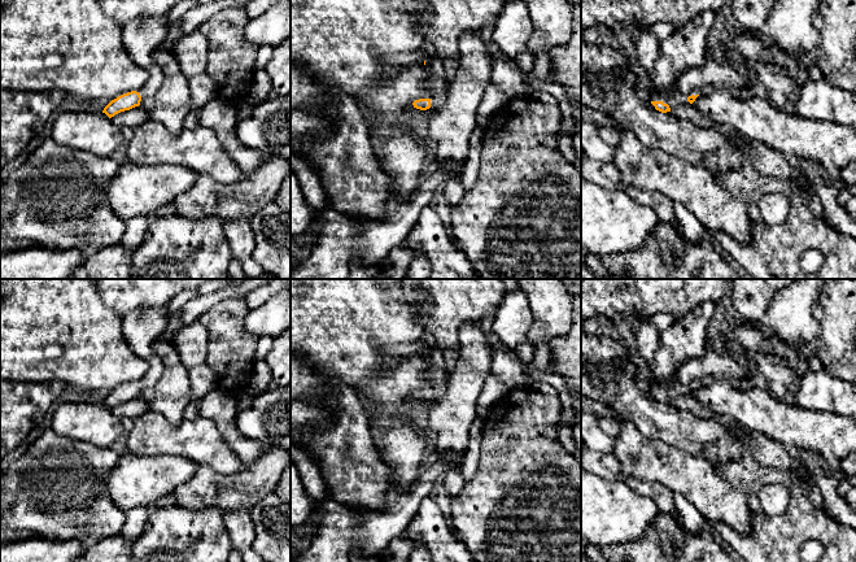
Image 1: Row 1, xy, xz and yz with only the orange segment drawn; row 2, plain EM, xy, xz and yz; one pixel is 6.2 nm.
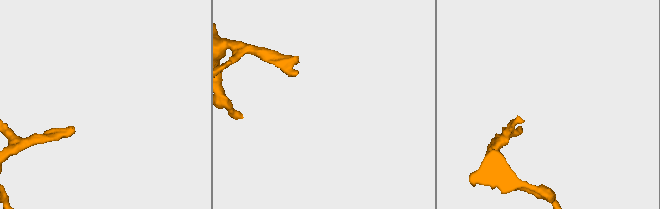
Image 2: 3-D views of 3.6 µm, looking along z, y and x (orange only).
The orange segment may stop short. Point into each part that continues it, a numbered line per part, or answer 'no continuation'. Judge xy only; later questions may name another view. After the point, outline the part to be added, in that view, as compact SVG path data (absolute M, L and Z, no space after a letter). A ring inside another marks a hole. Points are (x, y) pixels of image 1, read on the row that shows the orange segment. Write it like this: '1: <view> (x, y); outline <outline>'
1: xy (142, 36); outline M139 17L123 23L122 42L135 64L149 73L149 80L139 91L141 97L154 95L162 83L162 77L153 61L153 53L167 36L169 18Z

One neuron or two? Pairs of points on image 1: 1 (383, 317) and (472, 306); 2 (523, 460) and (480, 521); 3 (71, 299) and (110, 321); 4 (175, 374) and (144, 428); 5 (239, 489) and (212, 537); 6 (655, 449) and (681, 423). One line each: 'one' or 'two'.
1: two
2: one
3: one
4: two
5: two
6: two

